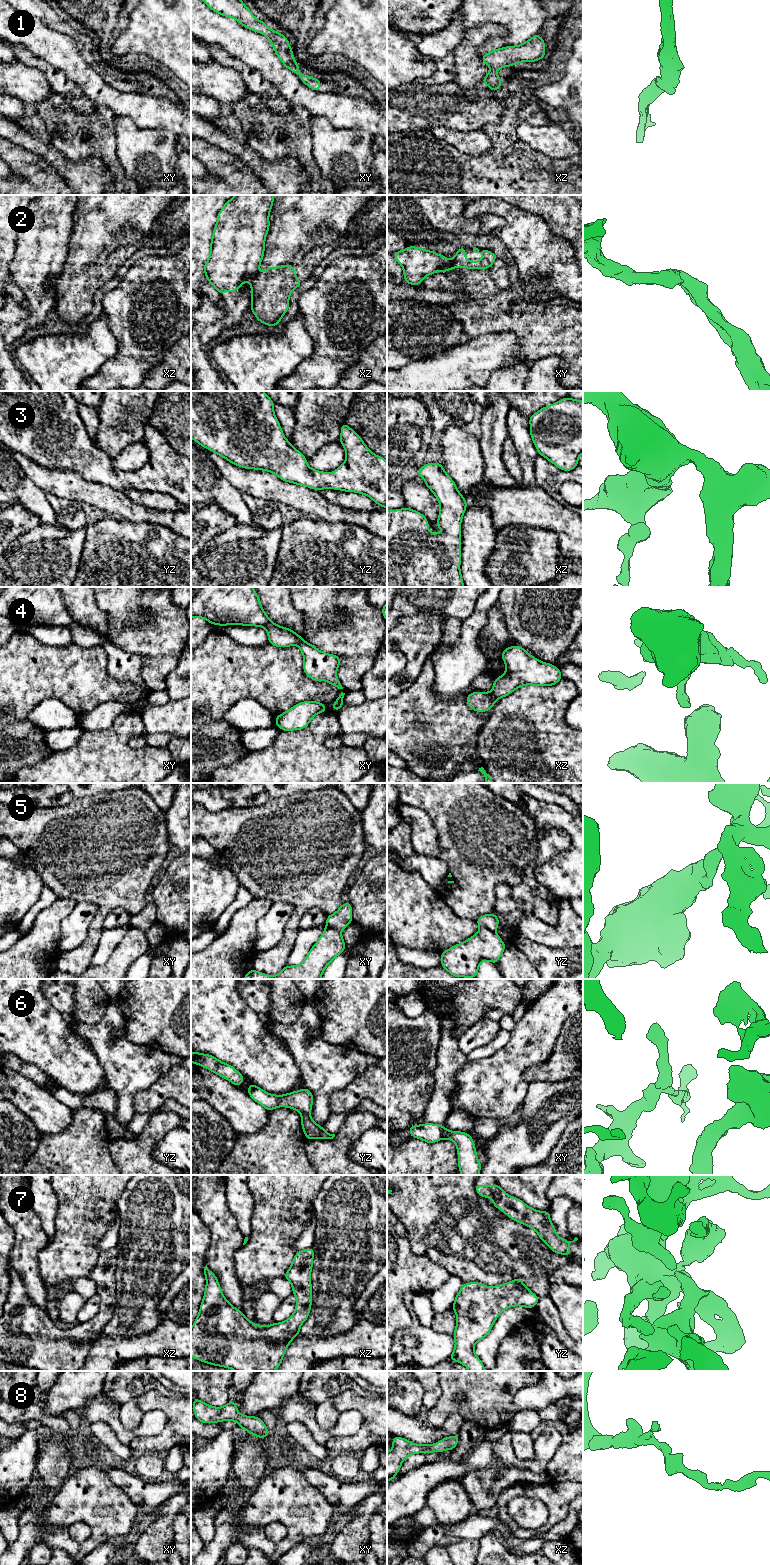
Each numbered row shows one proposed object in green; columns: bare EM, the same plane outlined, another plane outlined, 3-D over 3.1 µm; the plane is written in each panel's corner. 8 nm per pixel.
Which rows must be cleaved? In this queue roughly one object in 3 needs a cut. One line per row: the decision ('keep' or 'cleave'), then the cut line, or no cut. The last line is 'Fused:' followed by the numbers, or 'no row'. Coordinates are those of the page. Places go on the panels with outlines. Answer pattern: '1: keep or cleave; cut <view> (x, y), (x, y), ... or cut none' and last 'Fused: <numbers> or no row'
1: keep; cut none
2: cleave; cut xz (259, 273), (250, 281)
3: keep; cut none
4: cleave; cut xz (492, 692), (497, 698)
5: cleave; cut xy (326, 925), (339, 931)
6: cleave; cut yz (319, 1125), (317, 1138)
7: keep; cut none
8: keep; cut none
Fused: 2, 4, 5, 6

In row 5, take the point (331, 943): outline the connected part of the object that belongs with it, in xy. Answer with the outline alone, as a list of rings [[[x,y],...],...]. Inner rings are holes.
[[[326,926],[301,964],[286,965],[279,974],[273,976],[252,969],[243,979],[321,979],[325,968],[345,949],[341,932]]]

